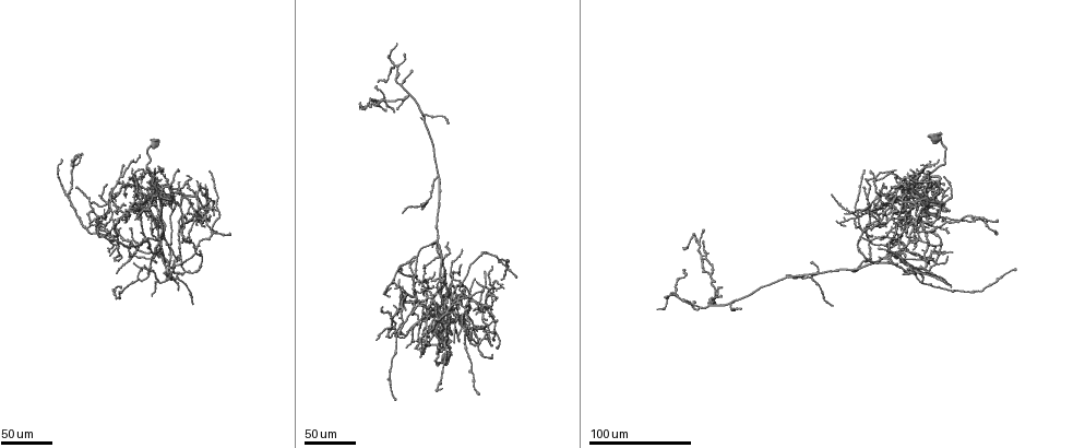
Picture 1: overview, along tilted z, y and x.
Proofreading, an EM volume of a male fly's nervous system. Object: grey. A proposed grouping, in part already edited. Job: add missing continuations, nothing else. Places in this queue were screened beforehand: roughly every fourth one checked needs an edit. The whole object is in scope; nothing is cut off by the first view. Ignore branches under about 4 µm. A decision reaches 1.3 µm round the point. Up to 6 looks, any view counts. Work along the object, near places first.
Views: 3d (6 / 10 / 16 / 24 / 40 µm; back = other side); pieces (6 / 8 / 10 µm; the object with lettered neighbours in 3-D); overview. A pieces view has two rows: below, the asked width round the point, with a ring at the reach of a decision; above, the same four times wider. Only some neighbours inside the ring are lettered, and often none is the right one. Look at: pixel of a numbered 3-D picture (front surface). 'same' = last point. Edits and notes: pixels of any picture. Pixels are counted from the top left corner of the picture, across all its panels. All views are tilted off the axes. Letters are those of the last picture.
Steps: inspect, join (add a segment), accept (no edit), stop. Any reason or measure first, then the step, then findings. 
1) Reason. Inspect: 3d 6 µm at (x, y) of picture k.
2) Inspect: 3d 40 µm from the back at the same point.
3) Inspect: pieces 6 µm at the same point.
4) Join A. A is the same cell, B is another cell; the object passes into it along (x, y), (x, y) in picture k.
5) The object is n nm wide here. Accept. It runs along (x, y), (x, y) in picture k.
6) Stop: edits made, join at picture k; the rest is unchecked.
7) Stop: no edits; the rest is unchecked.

Free end. Inspect: 3d 40 µm at (397, 44) of picture 1.

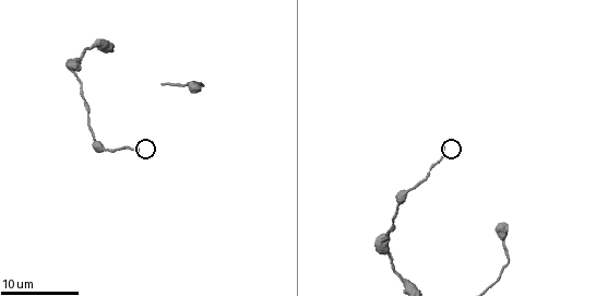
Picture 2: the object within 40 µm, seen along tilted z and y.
Inspect: pieces 8 µm at (445, 143) of picture 2.

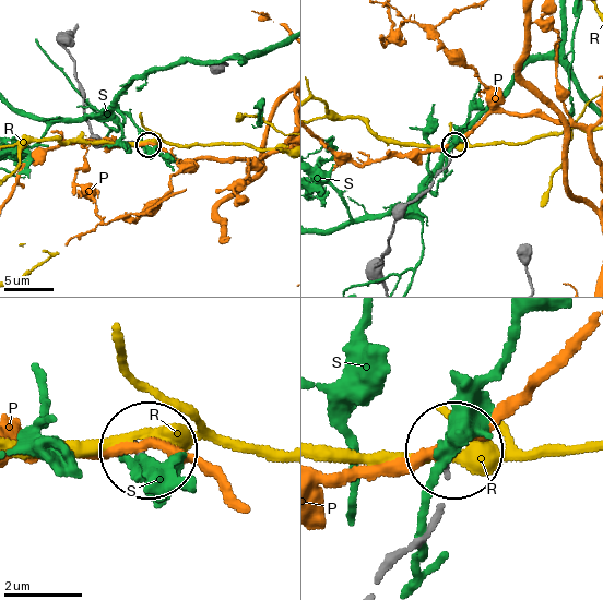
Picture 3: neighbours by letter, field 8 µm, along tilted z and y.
Accept. P, R and S are other cells; it runs along (379, 582), (436, 517), (444, 457) in picture 3; none of them fits.

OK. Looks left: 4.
End of a long branch. Inspect: 3d 40 µm at (377, 82) of picture 1.

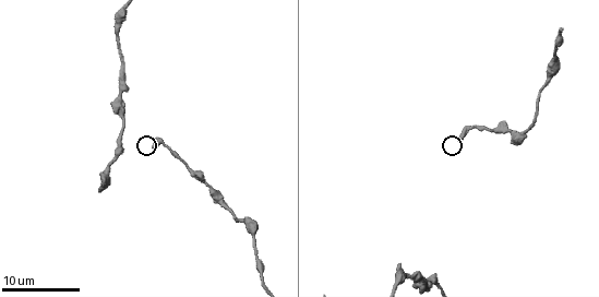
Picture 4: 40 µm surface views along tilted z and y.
Inspect: pieces 6 µm at (460, 139) of picture 4.

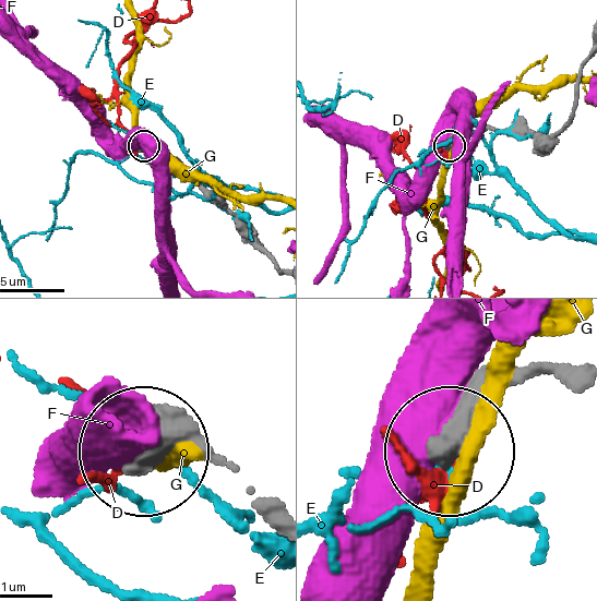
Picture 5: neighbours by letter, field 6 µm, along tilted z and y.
Accept. D, E, F and G are other cells; it runs along (564, 384), (528, 371), (458, 441) in picture 5; no lettered segment goes on from it.

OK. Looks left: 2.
Free end. Inspect: 3d 24 µm at (115, 273) of picture 1.

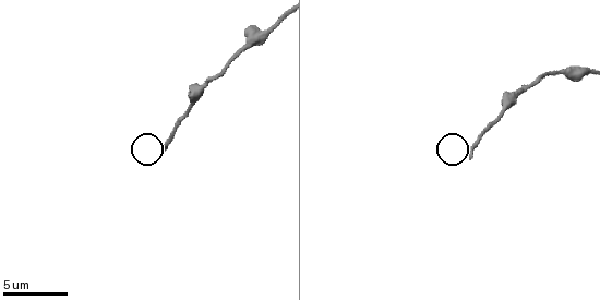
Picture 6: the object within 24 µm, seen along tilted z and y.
Inspect: pieces 10 µm at (166, 147) of picture 6.

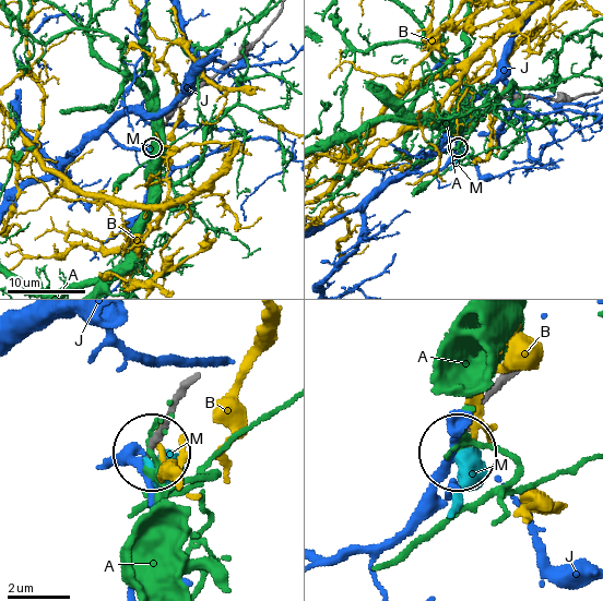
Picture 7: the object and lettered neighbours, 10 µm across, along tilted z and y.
The object is 190 nm wide here. Join M. M is the same cell, A, B and J are other cells; it goes on there.

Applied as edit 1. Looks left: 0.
Stop: edits made, join at picture 7; the rest is unchecked.

